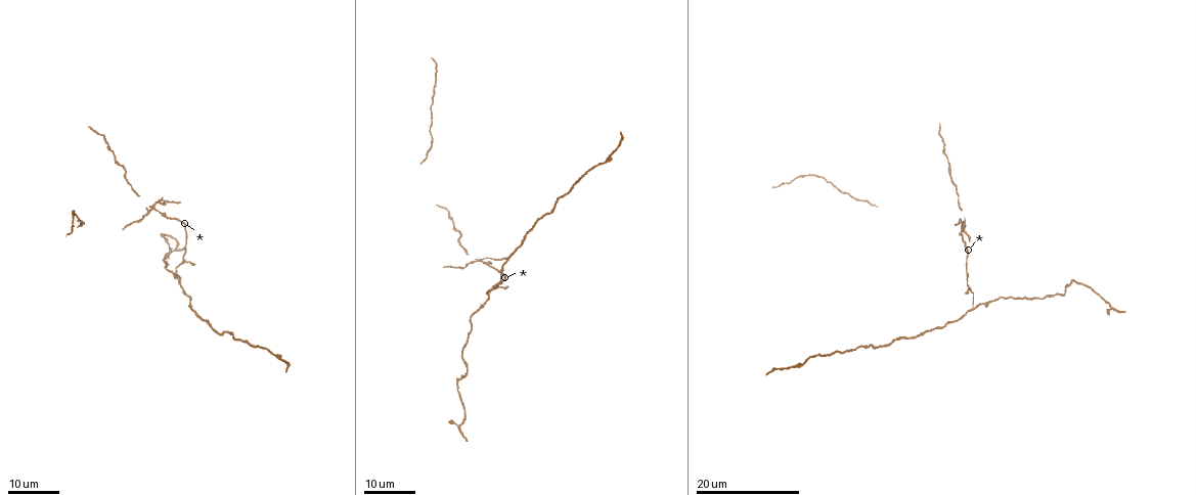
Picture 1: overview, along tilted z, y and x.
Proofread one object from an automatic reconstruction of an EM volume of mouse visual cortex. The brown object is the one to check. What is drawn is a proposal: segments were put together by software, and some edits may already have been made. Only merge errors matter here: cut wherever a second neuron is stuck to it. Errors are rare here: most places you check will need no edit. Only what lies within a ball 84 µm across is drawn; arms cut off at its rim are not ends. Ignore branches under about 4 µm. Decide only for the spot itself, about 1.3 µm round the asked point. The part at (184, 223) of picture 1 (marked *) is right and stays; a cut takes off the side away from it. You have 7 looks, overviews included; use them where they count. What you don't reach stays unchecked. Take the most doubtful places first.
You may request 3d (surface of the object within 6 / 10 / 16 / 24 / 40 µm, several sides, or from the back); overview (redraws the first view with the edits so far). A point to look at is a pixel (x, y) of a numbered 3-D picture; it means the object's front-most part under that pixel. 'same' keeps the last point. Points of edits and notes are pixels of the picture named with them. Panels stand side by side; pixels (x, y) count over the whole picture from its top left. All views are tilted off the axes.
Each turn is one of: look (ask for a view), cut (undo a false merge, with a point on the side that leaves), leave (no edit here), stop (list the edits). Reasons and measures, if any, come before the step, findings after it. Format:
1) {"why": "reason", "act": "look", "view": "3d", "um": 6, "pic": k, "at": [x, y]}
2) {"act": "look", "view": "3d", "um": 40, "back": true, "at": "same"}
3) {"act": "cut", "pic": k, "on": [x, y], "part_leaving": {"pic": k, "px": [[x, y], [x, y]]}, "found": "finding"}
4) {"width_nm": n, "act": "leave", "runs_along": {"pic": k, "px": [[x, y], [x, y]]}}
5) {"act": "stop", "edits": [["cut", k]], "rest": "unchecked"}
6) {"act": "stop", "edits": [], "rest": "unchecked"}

{"why": "four arms meet", "act": "look", "view": "3d", "um": 24, "pic": 1, "at": [151, 207]}

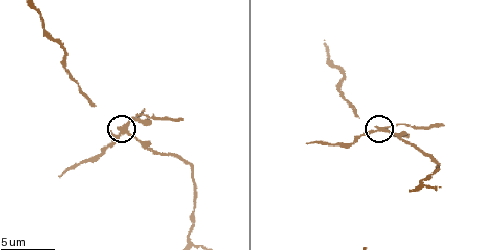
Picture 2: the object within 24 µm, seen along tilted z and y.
{"act": "look", "view": "3d", "um": 10, "pic": 2, "at": [376, 129]}

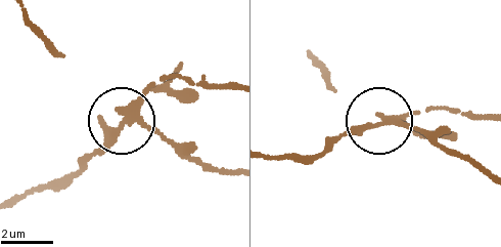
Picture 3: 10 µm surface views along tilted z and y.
{"arms": 4, "act": "cut", "pic": 3, "on": [106, 143], "found": "two neurons meet here"}

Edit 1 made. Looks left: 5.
{"act": "look", "view": "overview"}

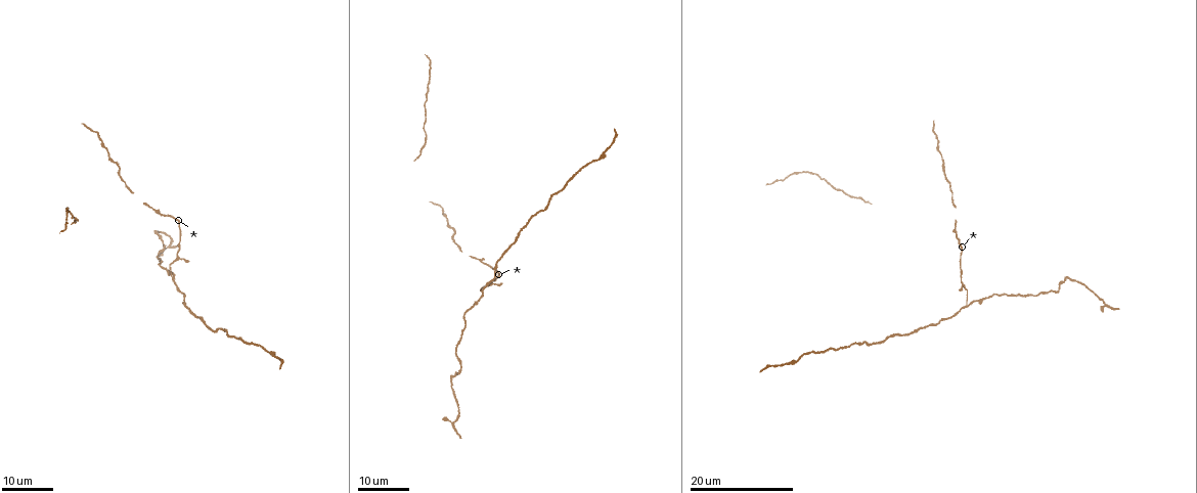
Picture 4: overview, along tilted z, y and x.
{"why": "branch point", "act": "look", "view": "3d", "um": 16, "pic": 4, "at": [968, 306]}

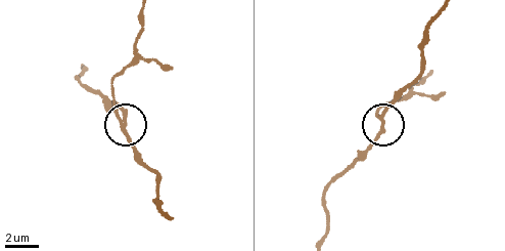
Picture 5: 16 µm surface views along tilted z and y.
{"why": "closer look", "act": "look", "view": "3d", "um": 6, "pic": 5, "at": [124, 121]}

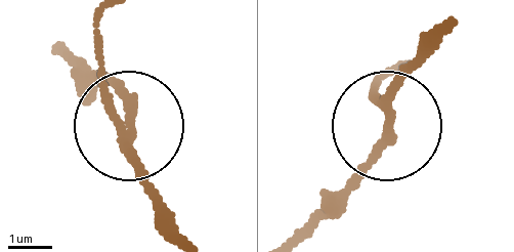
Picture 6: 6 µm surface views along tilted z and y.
{"act": "leave", "found": "continuous, no second neuron"}

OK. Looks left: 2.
{"why": "sudden change in width", "act": "look", "view": "3d", "um": 10, "pic": 2, "at": [325, 51]}

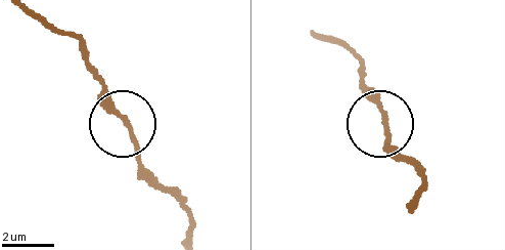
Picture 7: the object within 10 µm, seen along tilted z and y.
{"act": "look", "view": "3d", "um": 6, "pic": 7, "at": [125, 122]}

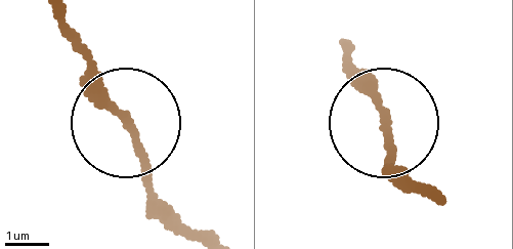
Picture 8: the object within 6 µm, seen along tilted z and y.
{"act": "leave", "found": "continuous, no second neuron"}

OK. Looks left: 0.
{"act": "stop", "edits": [["cut", 3]], "rest": "unchecked"}

